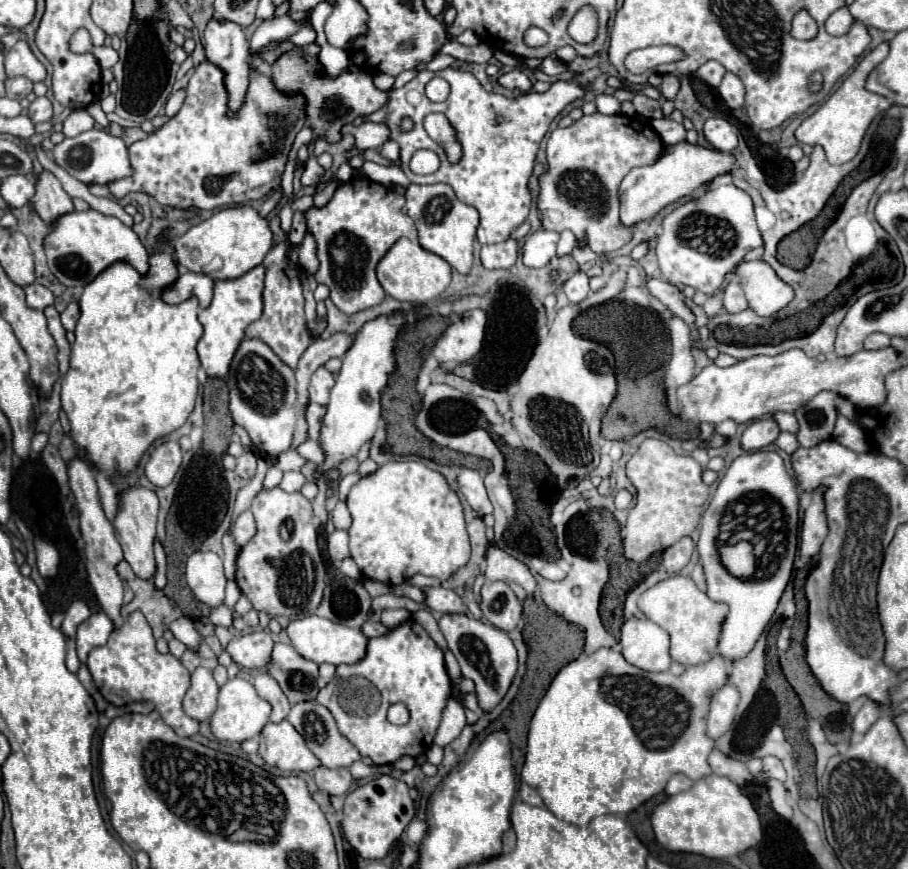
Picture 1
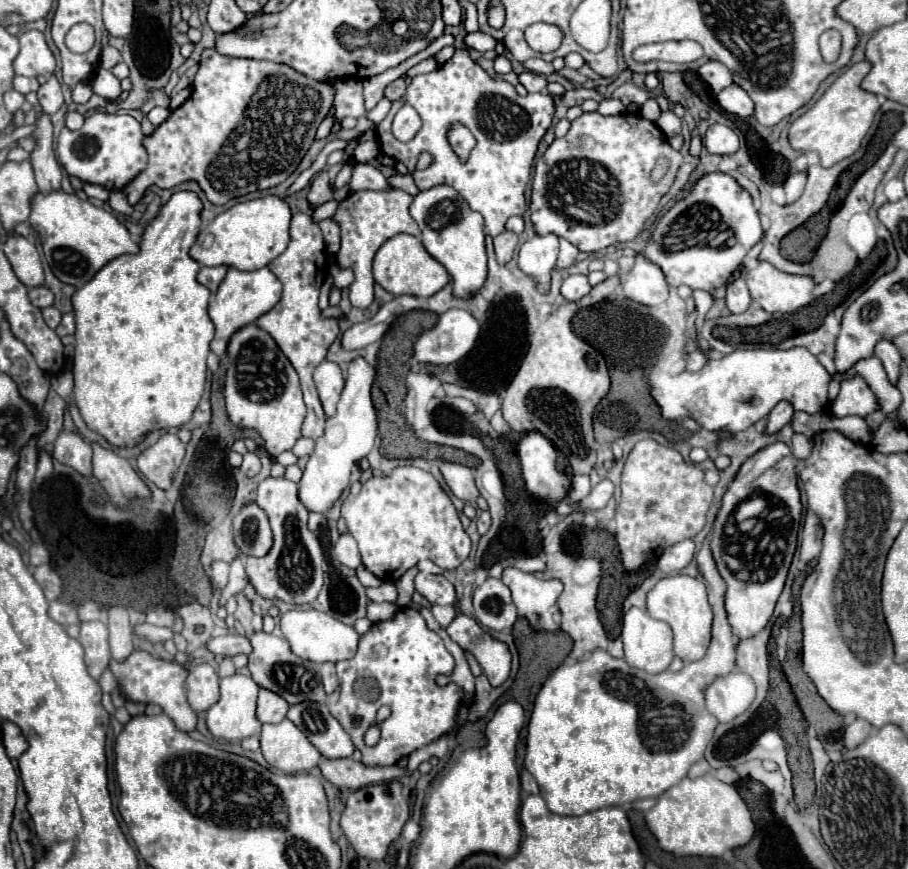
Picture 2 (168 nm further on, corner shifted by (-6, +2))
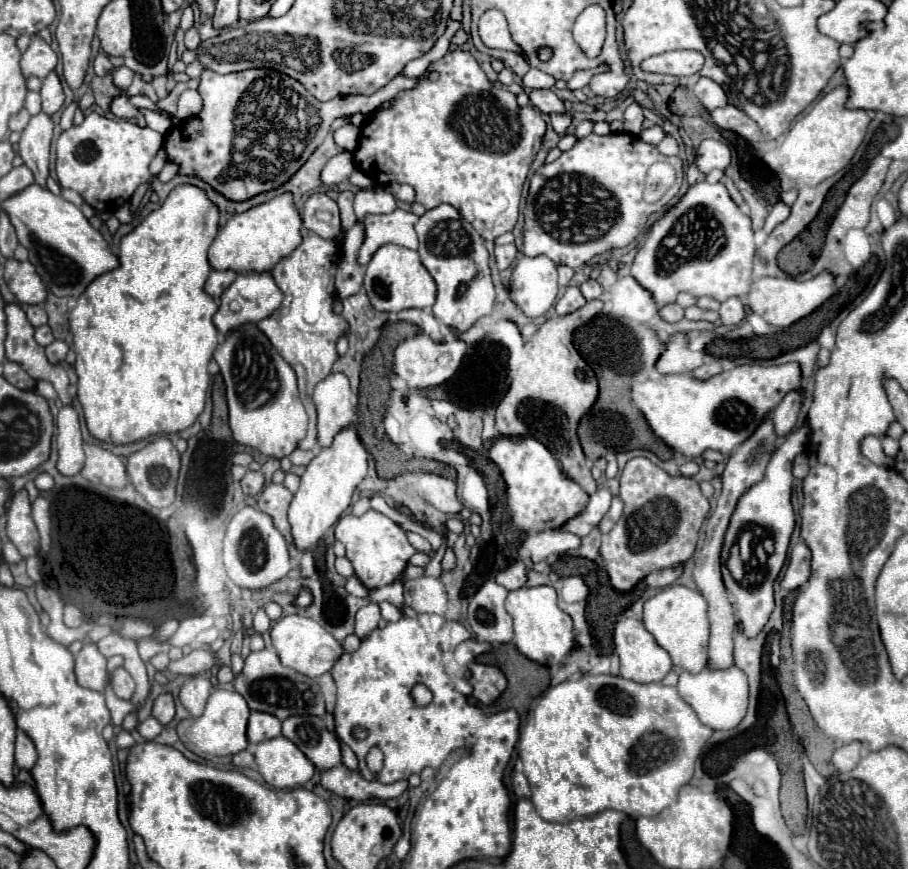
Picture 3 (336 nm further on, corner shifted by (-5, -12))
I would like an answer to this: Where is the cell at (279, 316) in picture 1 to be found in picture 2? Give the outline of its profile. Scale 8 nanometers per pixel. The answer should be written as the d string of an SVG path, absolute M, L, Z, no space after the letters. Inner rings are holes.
M295 213L293 221L291 221L289 247L273 263L269 263L269 269L283 283L283 297L271 311L263 313L257 319L257 325L261 329L265 329L275 339L279 349L287 355L287 359L291 361L291 365L299 373L303 399L307 405L307 417L303 423L303 437L311 437L311 439L319 439L323 435L323 425L325 425L325 413L323 413L321 401L317 397L317 389L313 383L313 371L327 357L329 347L333 345L333 341L341 333L337 319L321 317L321 309L317 305L319 303L319 289L321 289L325 273L327 273L325 265L327 265L327 251L325 251L325 241L323 241L319 225L309 215Z

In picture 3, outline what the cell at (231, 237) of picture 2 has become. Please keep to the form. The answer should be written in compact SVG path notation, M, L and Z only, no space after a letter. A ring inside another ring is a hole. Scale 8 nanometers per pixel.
M284 193L274 197L272 201L252 207L246 213L238 213L218 231L216 239L212 241L208 249L208 263L214 271L252 271L252 273L264 273L272 271L278 261L288 257L300 243L300 227L302 219L298 215L298 209L292 203L292 195Z

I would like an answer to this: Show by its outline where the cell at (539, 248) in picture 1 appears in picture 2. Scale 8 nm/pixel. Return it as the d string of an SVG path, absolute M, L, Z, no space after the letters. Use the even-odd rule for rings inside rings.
M545 235L545 237L533 237L525 241L519 249L517 265L519 269L533 277L539 287L535 287L541 295L549 293L549 283L551 283L551 271L555 269L559 253L559 237L557 235Z

